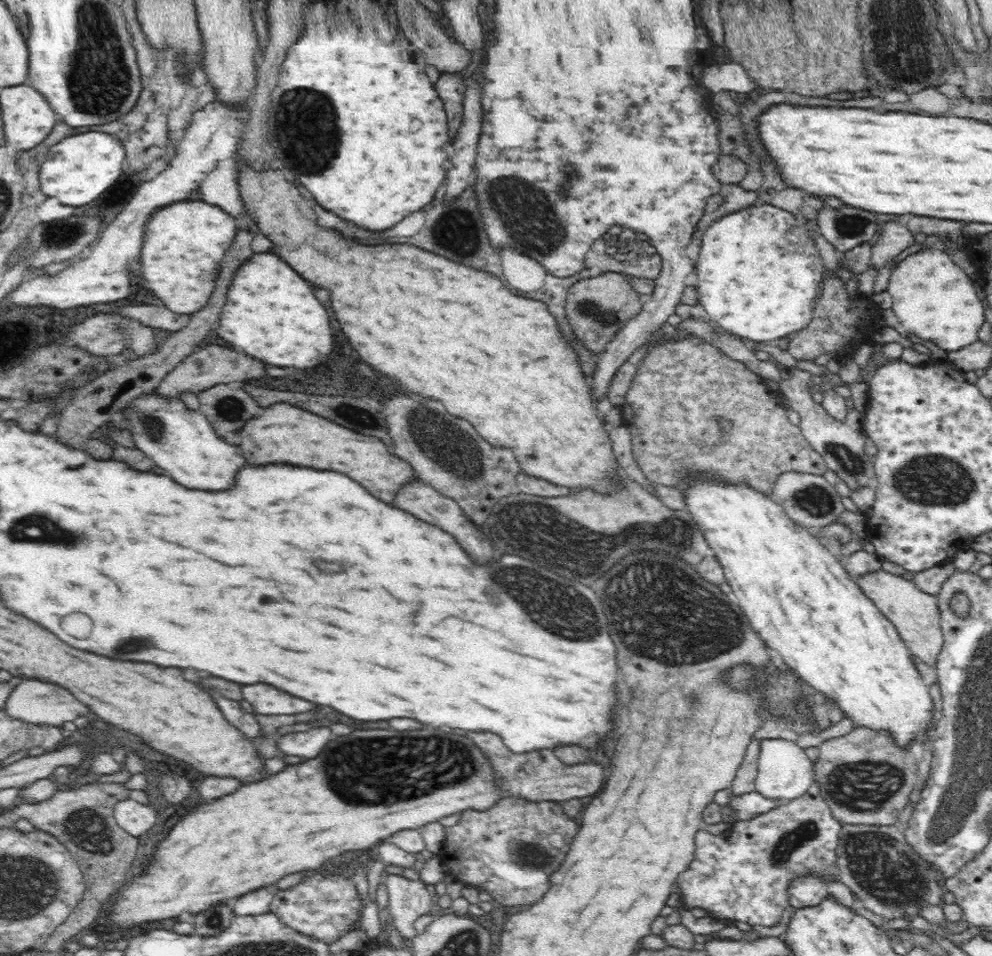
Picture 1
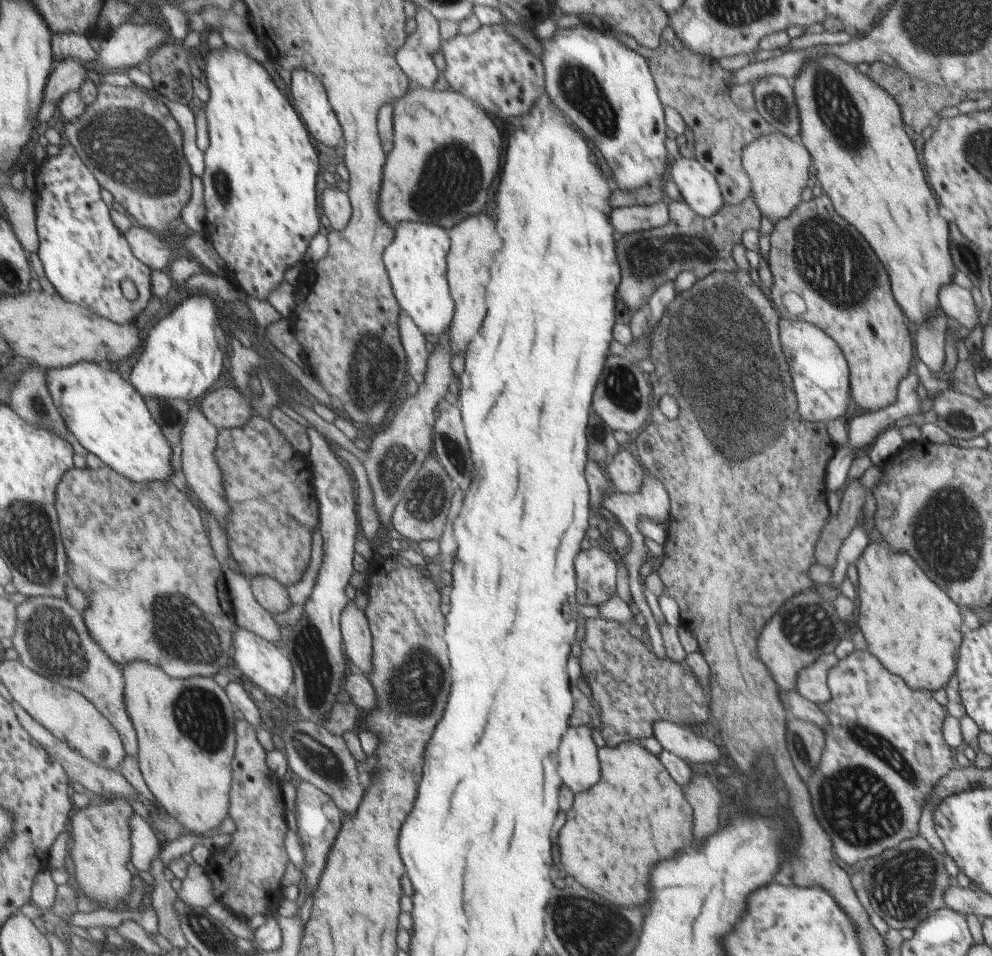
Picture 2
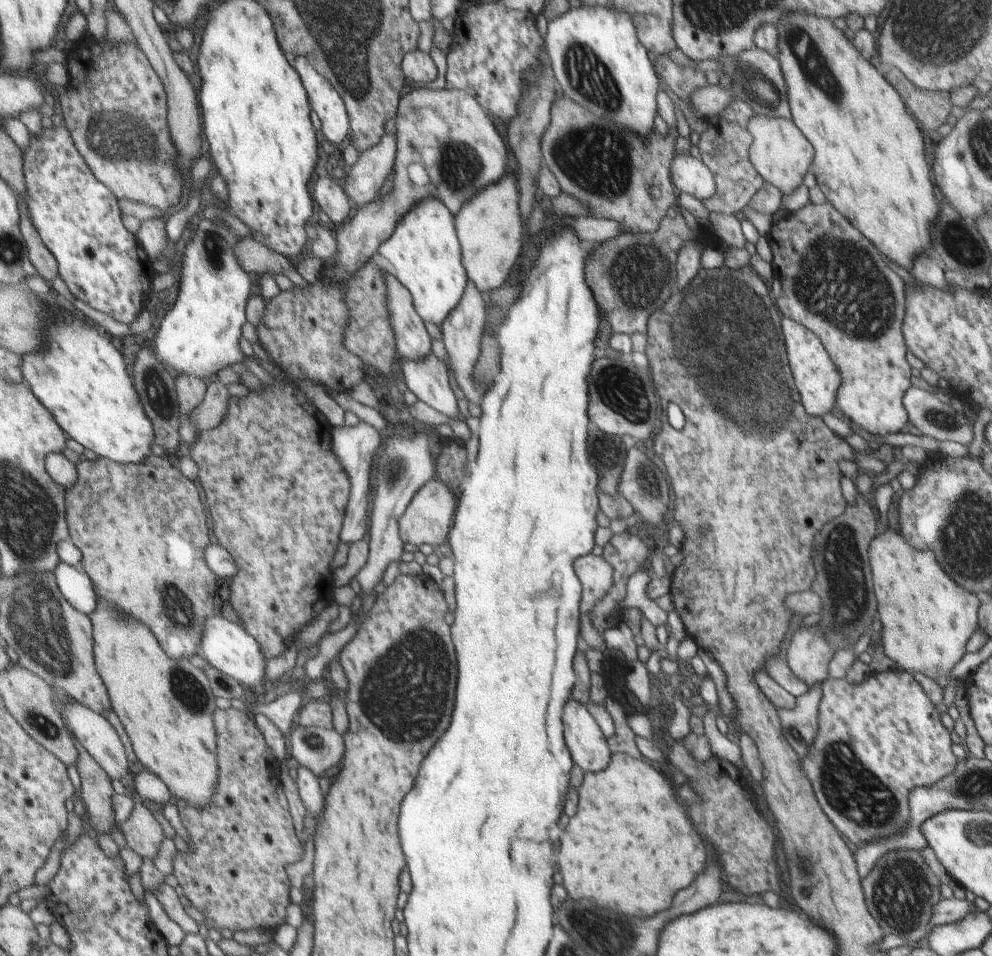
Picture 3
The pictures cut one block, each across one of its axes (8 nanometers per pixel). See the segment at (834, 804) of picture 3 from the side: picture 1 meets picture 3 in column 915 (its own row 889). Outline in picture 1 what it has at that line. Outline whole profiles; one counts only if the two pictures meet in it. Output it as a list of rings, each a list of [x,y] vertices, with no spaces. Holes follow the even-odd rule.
[[[815,781],[808,792],[786,801],[781,808],[736,822],[724,828],[724,832],[710,832],[701,828],[695,836],[692,862],[680,873],[676,882],[680,888],[682,908],[704,908],[710,916],[727,922],[742,920],[751,926],[772,927],[780,922],[789,905],[789,888],[796,879],[810,875],[832,882],[840,880],[841,872],[836,861],[841,823],[833,816],[827,797],[822,793],[820,782]]]

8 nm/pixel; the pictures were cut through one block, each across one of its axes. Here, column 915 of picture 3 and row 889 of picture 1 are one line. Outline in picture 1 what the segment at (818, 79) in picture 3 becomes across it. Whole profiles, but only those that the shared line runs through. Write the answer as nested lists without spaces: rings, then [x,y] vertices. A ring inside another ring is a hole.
[[[354,730],[348,736],[340,736],[336,740],[332,740],[324,752],[314,759],[308,759],[308,762],[301,762],[297,765],[284,767],[280,773],[265,778],[257,783],[245,785],[237,792],[229,793],[227,796],[216,799],[212,804],[204,804],[200,806],[196,812],[188,814],[168,836],[166,842],[160,844],[158,850],[158,864],[152,866],[150,874],[144,874],[140,878],[136,878],[130,886],[124,888],[124,894],[116,900],[116,908],[112,910],[112,920],[116,920],[118,924],[136,924],[136,922],[150,922],[150,920],[164,920],[164,918],[174,918],[180,916],[182,912],[200,912],[210,908],[216,902],[228,900],[228,898],[236,898],[242,896],[246,892],[252,892],[256,888],[267,888],[274,886],[282,876],[292,873],[301,873],[310,869],[319,868],[324,862],[328,862],[330,858],[340,856],[344,852],[352,852],[361,850],[367,852],[373,851],[374,848],[368,848],[368,844],[379,844],[386,841],[400,832],[400,830],[417,830],[420,826],[428,824],[428,822],[438,822],[440,818],[452,815],[459,815],[458,812],[464,810],[476,810],[476,812],[486,812],[488,808],[492,808],[492,804],[498,804],[504,796],[500,796],[500,792],[496,792],[496,788],[492,788],[492,784],[488,784],[488,760],[484,760],[484,756],[480,756],[480,748],[474,744],[474,740],[470,740],[468,736],[456,734],[454,730],[440,734],[438,730]]]

